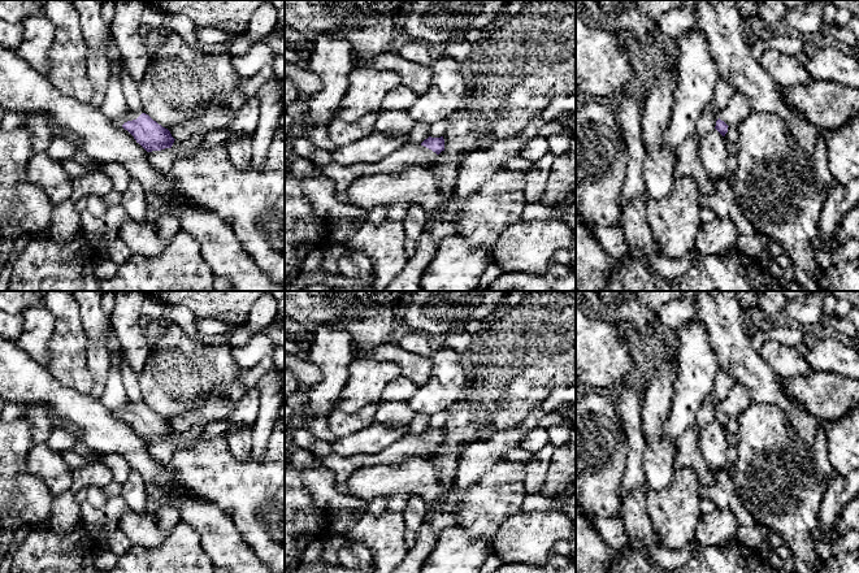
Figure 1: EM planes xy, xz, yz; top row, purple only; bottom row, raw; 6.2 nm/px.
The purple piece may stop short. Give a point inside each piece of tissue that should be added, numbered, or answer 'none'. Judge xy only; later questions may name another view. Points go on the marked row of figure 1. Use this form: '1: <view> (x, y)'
1: xy (131, 114)

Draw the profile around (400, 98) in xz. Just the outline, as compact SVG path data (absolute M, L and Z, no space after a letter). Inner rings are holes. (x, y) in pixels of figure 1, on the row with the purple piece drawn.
M404 84L392 88L382 100L381 110L409 110L418 95Z

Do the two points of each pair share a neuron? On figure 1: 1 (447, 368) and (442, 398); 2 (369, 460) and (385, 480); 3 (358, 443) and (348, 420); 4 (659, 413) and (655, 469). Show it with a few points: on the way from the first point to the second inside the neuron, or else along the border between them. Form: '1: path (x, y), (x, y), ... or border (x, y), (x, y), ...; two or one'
1: path (447, 376), (442, 390); one
2: border (377, 464), (359, 467), (346, 480); two
3: border (376, 421), (338, 438); two
4: path (655, 428), (655, 455); one

